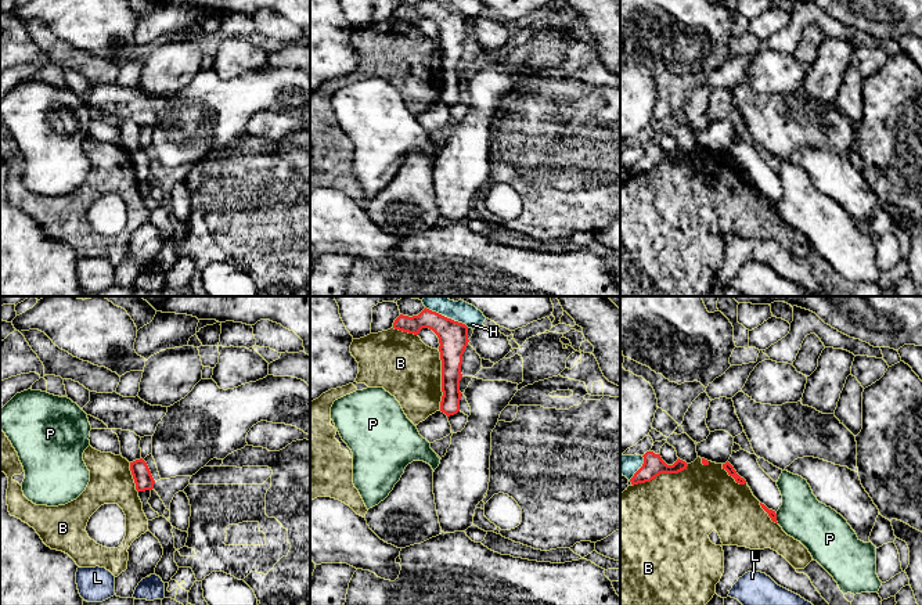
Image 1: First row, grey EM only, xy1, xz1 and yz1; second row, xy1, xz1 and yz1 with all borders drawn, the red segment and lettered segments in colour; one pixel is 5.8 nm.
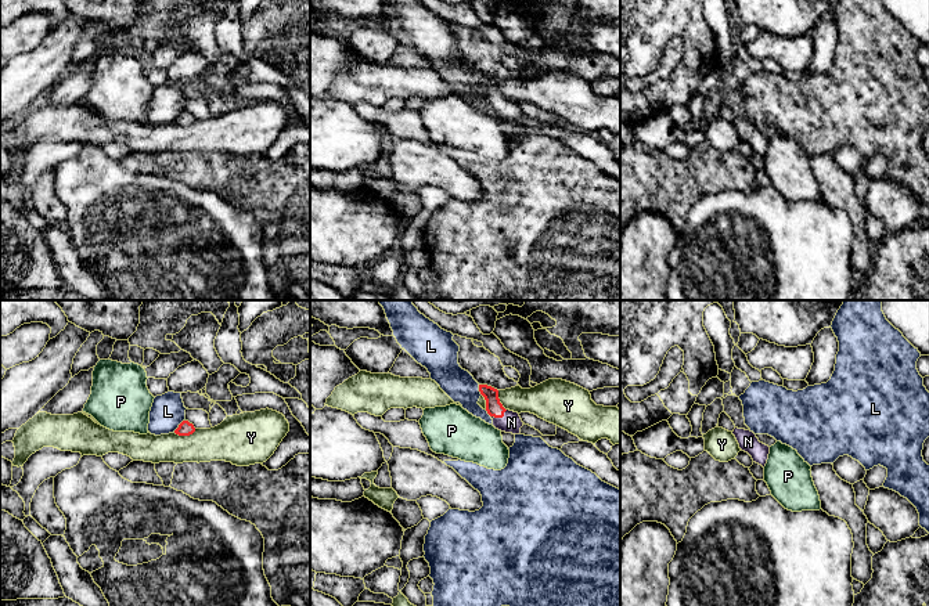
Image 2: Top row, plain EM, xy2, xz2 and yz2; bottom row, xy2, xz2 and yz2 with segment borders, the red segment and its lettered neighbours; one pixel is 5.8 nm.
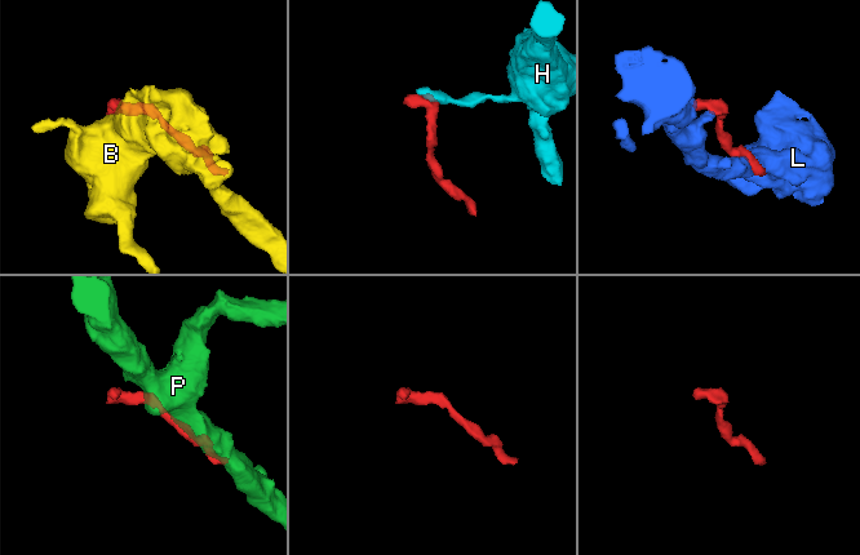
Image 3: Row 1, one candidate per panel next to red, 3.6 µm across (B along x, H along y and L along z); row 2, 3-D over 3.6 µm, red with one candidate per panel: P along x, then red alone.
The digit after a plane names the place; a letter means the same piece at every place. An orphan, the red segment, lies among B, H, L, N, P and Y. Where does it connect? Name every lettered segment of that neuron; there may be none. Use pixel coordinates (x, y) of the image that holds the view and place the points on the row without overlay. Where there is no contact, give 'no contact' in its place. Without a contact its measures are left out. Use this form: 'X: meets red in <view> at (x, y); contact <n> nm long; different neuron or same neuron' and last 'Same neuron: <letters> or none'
B: meets red in xz1 at (442, 69); contact 360 nm long; different neuron
H: meets red in xz1 at (450, 8); contact 240 nm long; different neuron
L: meets red in xy2 at (179, 116); contact 100 nm long; different neuron
N: meets red in xz2 at (500, 107); contact 100 nm long; same neuron
P: meets red in yz1 at (775, 208); contact 70 nm long; different neuron
Y: meets red in xy2 at (184, 125); contact 130 nm long; different neuron
Same neuron: N

